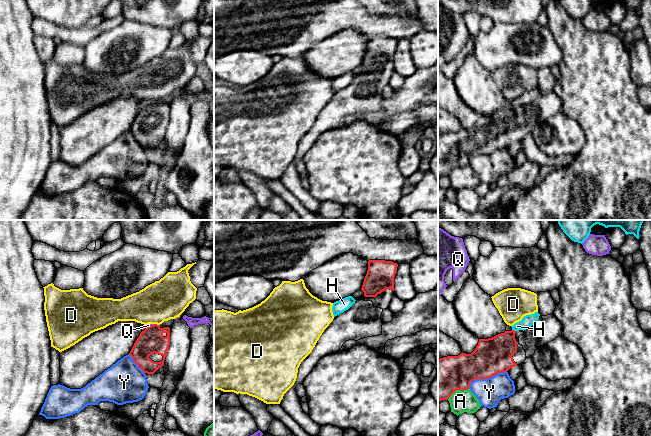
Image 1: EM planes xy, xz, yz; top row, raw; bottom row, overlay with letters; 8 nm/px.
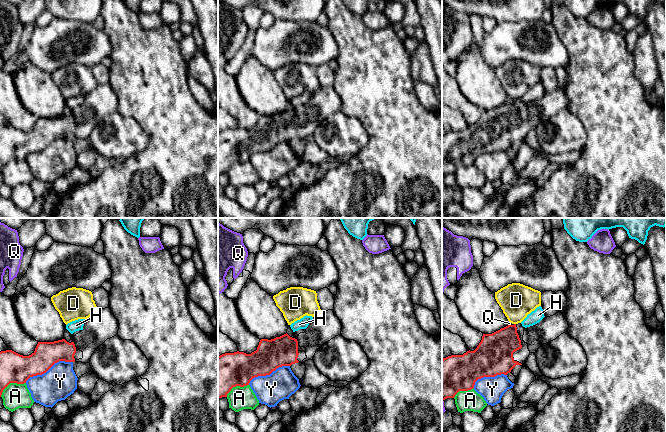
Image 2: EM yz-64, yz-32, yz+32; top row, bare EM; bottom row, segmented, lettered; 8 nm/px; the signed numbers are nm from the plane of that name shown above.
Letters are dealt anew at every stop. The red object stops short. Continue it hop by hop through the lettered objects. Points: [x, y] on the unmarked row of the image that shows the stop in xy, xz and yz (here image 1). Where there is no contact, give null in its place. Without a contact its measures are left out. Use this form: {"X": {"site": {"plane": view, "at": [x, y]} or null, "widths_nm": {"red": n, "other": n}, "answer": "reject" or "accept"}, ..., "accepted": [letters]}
{"A": {"site": {"plane": "yz", "at": [457, 165]}, "widths_nm": {"red": 320, "other": 180}, "answer": "reject"}, "D": {"site": {"plane": "xy", "at": [156, 100]}, "widths_nm": {"red": 200, "other": 320}, "answer": "reject"}, "H": {"site": {"plane": "yz", "at": [513, 106]}, "widths_nm": {"red": 280, "other": 100}, "answer": "reject"}, "Q": {"site": {"plane": "xy", "at": [151, 101]}, "widths_nm": {"red": 200, "other": 20}, "answer": "reject"}, "Y": {"site": {"plane": "yz", "at": [485, 154]}, "widths_nm": {"red": 300, "other": 220}, "answer": "reject"}, "accepted": []}

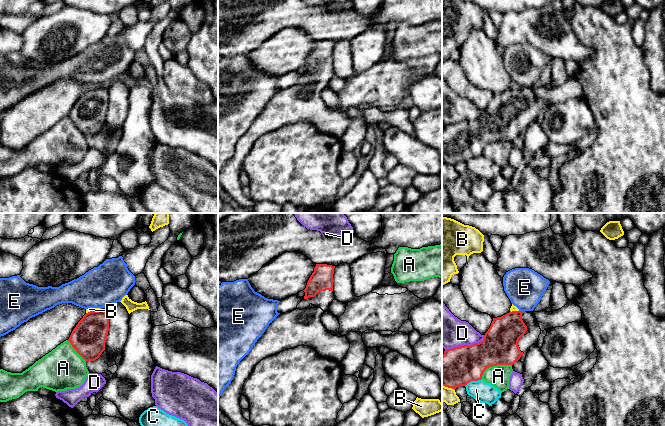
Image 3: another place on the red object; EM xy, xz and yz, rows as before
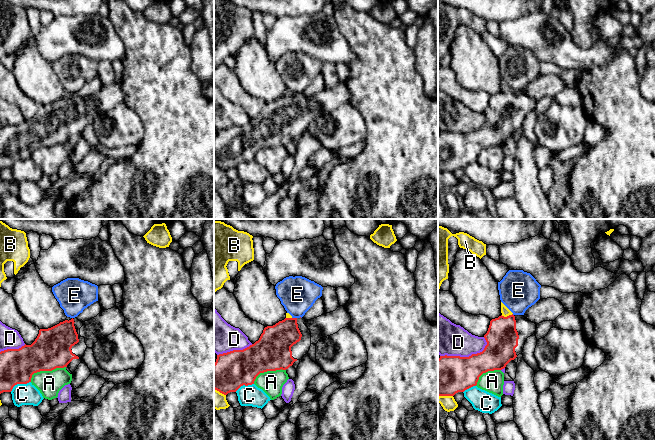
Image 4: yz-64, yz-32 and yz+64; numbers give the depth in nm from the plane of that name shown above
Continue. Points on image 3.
{"A": {"site": {"plane": "yz", "at": [494, 141]}, "widths_nm": {"red": 300, "other": 170}, "answer": "reject"}, "B": {"site": {"plane": "xy", "at": [93, 87]}, "widths_nm": {"red": 280, "other": 30}, "answer": "reject"}, "C": {"site": {"plane": "yz", "at": [473, 156]}, "widths_nm": {"red": 320, "other": 170}, "answer": "reject"}, "D": {"site": {"plane": "yz", "at": [465, 121]}, "widths_nm": {"red": 320, "other": 280}, "answer": "reject"}, "E": {"site": {"plane": "yz", "at": [522, 87]}, "widths_nm": {"red": 260, "other": 300}, "answer": "reject"}, "accepted": []}

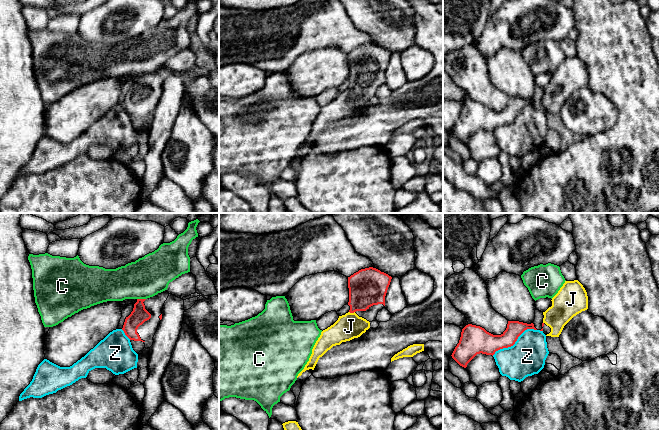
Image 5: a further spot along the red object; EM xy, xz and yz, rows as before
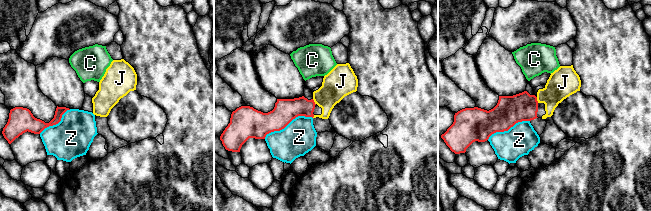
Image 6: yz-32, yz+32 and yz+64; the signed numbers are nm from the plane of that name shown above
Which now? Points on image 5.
{"C": {"site": {"plane": "xy", "at": [141, 75]}, "widths_nm": {"red": 140, "other": 320}, "answer": "reject"}, "J": {"site": {"plane": "xz", "at": [352, 88]}, "widths_nm": {"red": 300, "other": 200}, "answer": "accept"}, "Z": {"site": {"plane": "yz", "at": [515, 117]}, "widths_nm": {"red": 180, "other": 300}, "answer": "reject"}, "accepted": ["J"]}

